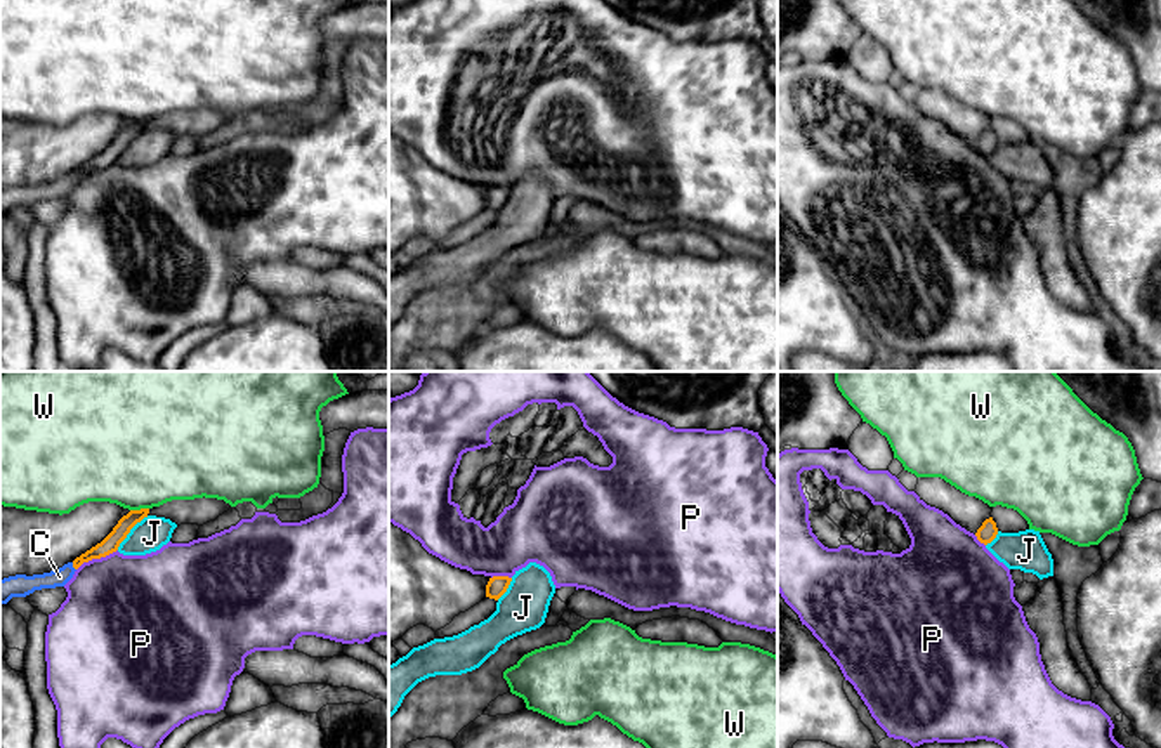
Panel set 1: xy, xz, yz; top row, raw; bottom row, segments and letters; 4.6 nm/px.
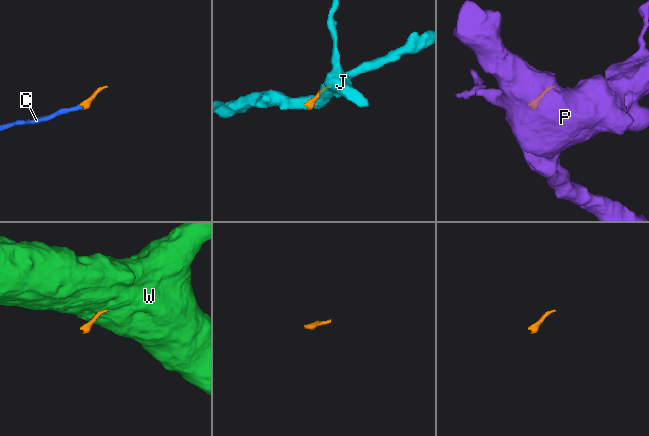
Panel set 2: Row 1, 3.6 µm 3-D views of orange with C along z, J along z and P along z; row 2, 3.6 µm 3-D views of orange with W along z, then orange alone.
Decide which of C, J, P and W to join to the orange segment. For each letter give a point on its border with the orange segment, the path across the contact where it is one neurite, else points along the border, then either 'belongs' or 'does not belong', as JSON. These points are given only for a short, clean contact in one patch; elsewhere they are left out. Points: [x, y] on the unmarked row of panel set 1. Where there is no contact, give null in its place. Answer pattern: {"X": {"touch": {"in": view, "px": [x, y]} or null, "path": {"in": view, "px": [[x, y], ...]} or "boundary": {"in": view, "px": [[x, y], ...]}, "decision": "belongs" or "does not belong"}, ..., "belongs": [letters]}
{"C": {"touch": {"in": "xy", "px": [73, 177]}, "path": {"in": "xy", "px": [[111, 153], [82, 169], [73, 177], [61, 188], [23, 196]]}, "decision": "belongs"}, "J": {"touch": {"in": "xy", "px": [129, 143]}, "boundary": {"in": "xy", "px": [[148, 127], [131, 141], [117, 160]]}, "decision": "does not belong"}, "P": {"touch": {"in": "xy", "px": [96, 169]}, "boundary": {"in": "xy", "px": [[117, 160], [85, 172], [77, 181]]}, "decision": "does not belong"}, "W": {"touch": {"in": "xy", "px": [141, 120]}, "boundary": {"in": "xy", "px": [[148, 118], [131, 122]]}, "decision": "does not belong"}, "belongs": ["C"]}

